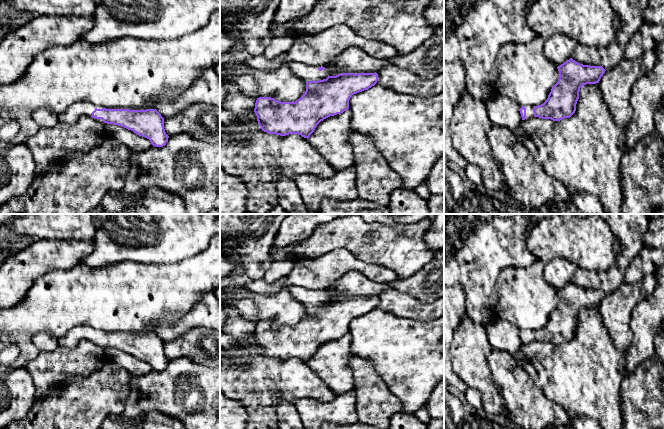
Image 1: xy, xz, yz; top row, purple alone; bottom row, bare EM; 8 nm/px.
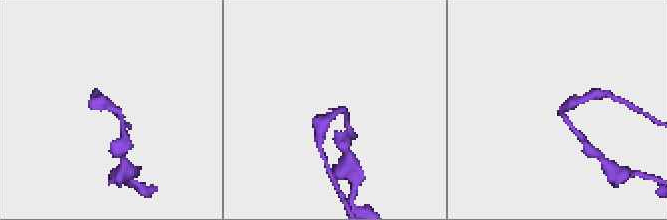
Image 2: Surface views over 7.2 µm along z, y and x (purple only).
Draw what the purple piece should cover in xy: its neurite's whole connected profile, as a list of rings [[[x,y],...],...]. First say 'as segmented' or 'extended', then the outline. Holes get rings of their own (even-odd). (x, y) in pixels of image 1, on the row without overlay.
extended | [[[77,326],[58,337],[59,347],[73,349],[82,340],[92,341],[102,348],[114,348],[150,364],[155,371],[163,371],[169,360],[164,353],[164,342],[156,333],[106,333],[90,326]]]

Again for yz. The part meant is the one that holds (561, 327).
extended | [[[572,282],[557,291],[559,303],[552,311],[547,324],[538,330],[524,329],[520,332],[522,344],[534,341],[560,345],[570,342],[576,335],[580,312],[586,308],[599,307],[605,297],[602,290],[583,289]]]

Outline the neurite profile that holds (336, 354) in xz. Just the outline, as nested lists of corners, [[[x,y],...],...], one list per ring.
[[[350,333],[330,340],[321,345],[308,362],[310,368],[336,394],[344,394],[355,388],[353,370],[349,364],[351,342]]]

